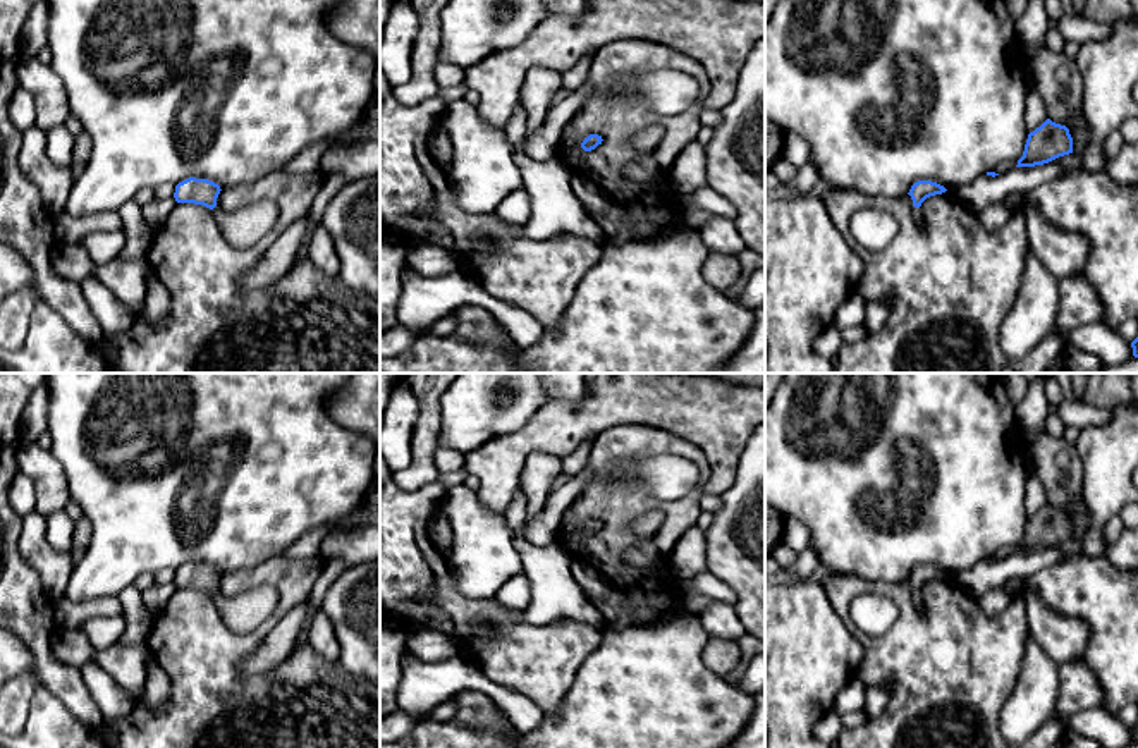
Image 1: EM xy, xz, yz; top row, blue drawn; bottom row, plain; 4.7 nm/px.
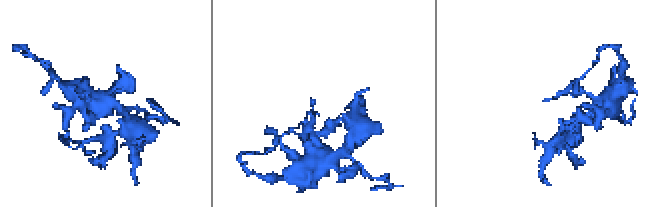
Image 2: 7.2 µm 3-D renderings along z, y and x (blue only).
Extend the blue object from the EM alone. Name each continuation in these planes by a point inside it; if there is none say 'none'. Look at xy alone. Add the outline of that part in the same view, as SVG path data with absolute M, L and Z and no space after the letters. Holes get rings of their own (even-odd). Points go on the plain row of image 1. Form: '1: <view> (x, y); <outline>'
none

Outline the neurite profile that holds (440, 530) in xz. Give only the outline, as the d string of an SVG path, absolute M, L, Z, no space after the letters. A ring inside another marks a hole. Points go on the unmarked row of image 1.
M440 512L430 521L430 535L433 543L440 549L440 550L452 550L452 526L449 518Z

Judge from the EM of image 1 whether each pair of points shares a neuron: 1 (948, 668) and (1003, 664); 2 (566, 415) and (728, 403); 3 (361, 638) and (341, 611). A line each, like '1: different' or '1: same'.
1: same
2: same
3: same

